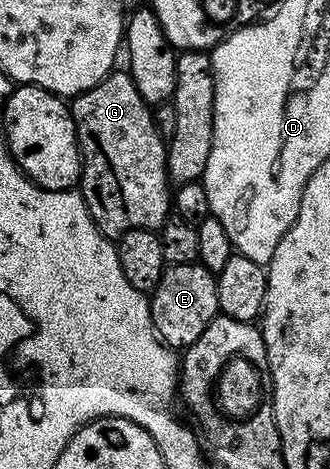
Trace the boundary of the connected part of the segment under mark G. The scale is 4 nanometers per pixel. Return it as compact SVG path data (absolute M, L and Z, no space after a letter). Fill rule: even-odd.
M115 70L105 76L96 86L92 86L92 90L84 90L80 95L73 97L69 101L69 110L75 122L75 130L78 132L78 146L81 152L82 170L80 191L86 209L90 212L90 217L94 219L94 225L98 227L103 236L117 238L123 236L128 230L136 230L137 228L148 228L151 230L161 229L165 220L170 219L172 215L172 181L170 175L166 172L166 145L167 141L164 136L158 133L158 124L154 121L151 105L146 103L144 98L140 98L140 90L136 90L136 82L132 82L129 71Z

